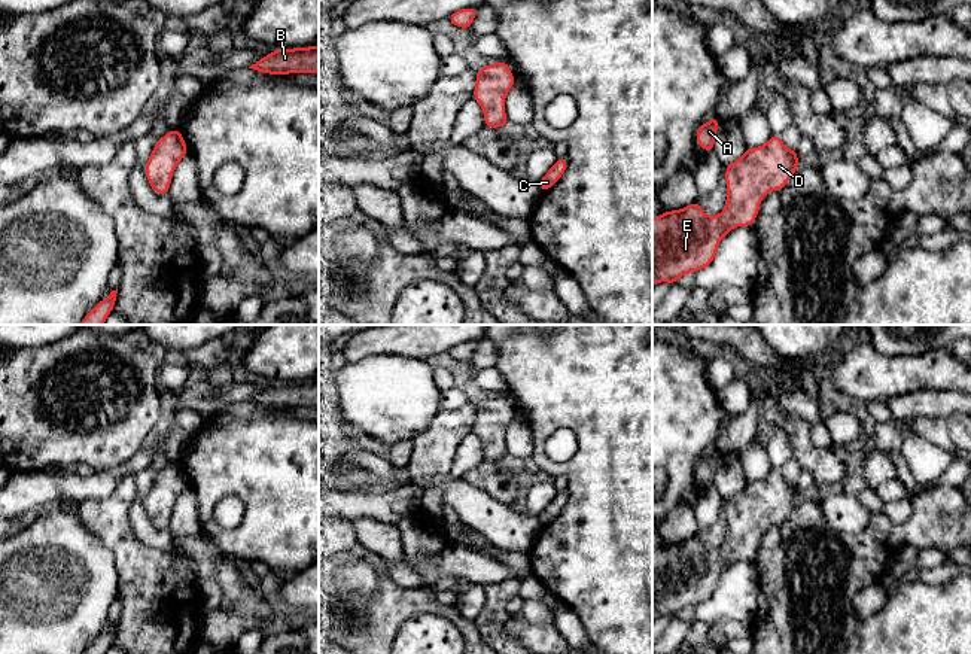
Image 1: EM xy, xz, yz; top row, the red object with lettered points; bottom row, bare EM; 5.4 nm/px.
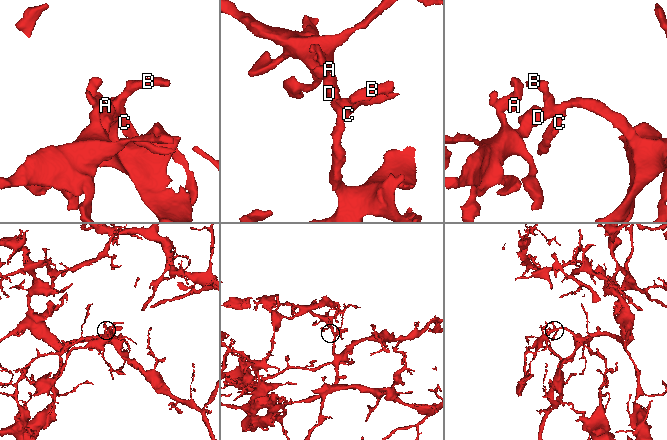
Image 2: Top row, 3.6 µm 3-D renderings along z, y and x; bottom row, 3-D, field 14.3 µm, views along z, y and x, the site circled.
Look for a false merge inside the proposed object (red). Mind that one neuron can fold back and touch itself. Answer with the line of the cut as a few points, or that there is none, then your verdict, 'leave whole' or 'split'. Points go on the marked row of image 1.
cut none; leave whole

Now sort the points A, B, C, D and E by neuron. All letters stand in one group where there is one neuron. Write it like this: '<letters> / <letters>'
A B C D E

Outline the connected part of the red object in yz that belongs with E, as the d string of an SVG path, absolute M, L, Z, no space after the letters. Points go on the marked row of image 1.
M771 134L768 142L746 152L725 167L727 201L718 216L707 216L698 201L679 210L669 210L652 219L652 288L658 282L675 285L684 274L697 273L715 259L718 246L736 226L752 226L761 200L770 191L782 191L798 168L798 152L789 150L780 136Z

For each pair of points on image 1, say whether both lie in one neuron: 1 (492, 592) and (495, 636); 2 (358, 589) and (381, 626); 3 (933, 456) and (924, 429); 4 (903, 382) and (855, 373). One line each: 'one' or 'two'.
1: one
2: two
3: two
4: one

